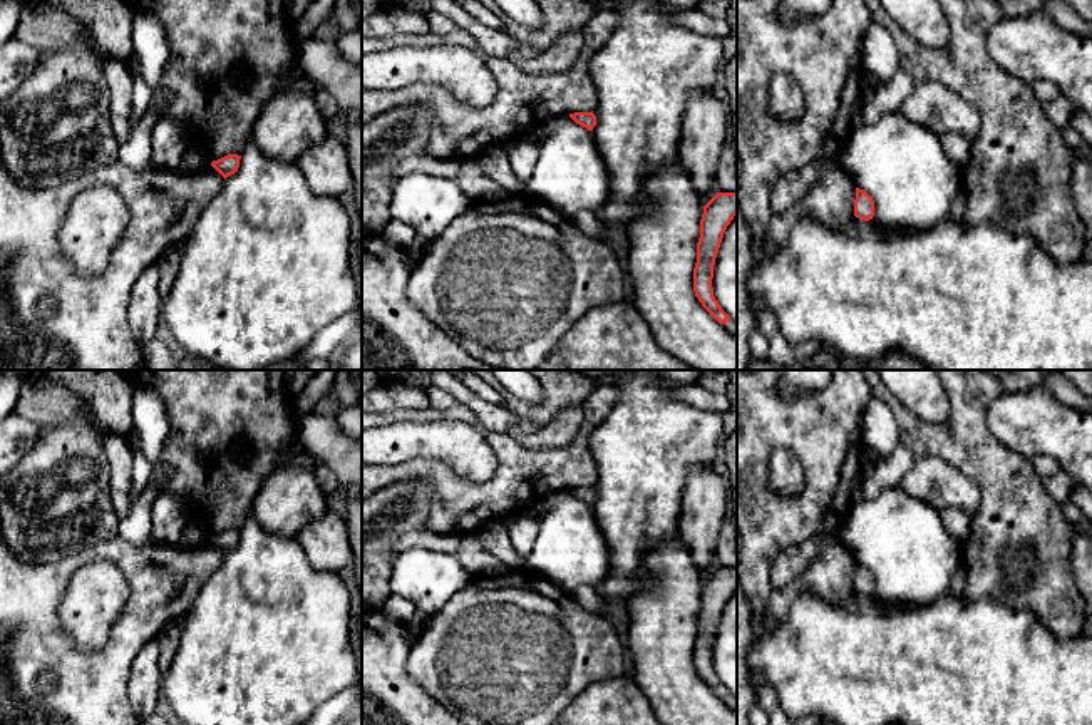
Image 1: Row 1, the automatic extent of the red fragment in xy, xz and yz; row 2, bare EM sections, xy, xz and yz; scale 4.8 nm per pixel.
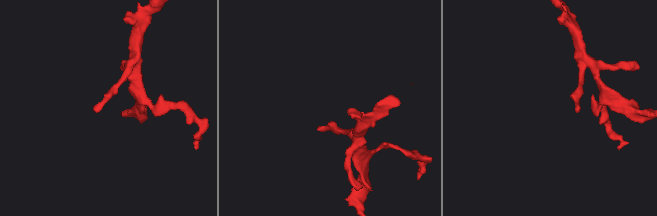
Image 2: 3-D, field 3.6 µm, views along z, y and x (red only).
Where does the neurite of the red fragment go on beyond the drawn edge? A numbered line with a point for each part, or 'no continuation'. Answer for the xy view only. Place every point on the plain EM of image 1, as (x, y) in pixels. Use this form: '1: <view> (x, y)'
no continuation

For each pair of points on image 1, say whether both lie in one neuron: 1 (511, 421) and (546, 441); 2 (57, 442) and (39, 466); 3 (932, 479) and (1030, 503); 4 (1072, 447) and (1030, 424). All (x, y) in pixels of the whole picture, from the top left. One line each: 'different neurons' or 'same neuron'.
1: different neurons
2: same neuron
3: different neurons
4: same neuron

